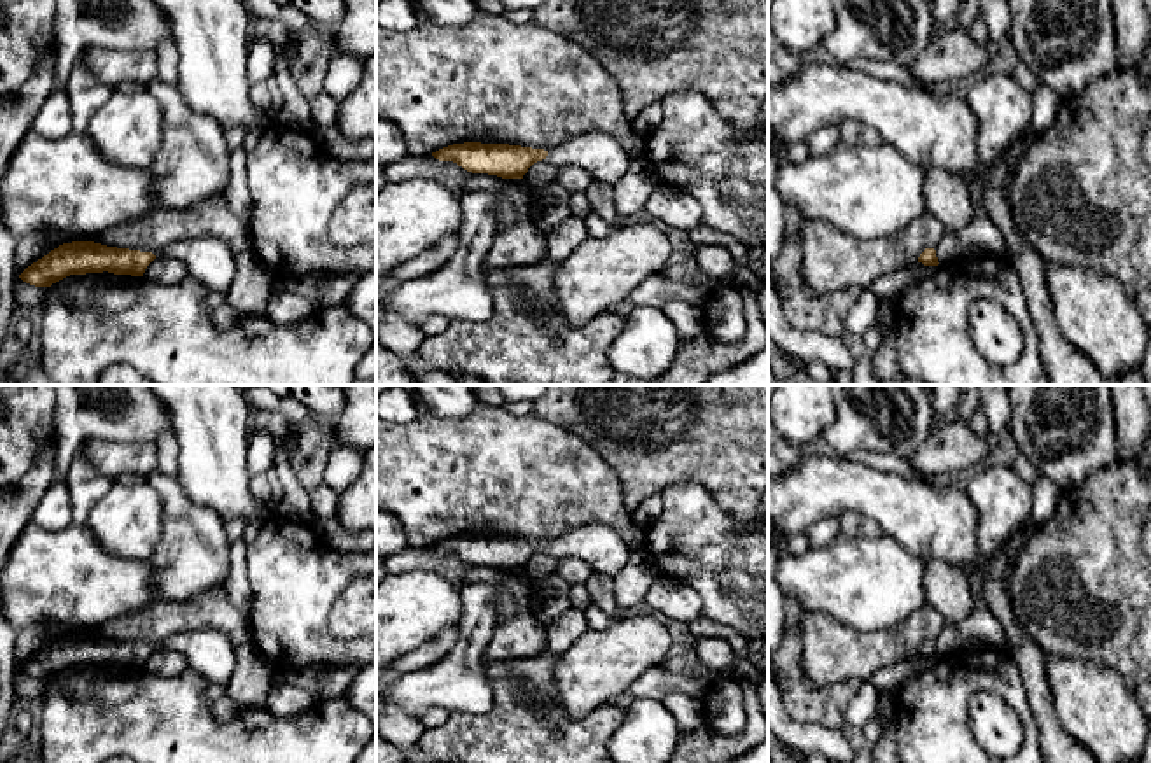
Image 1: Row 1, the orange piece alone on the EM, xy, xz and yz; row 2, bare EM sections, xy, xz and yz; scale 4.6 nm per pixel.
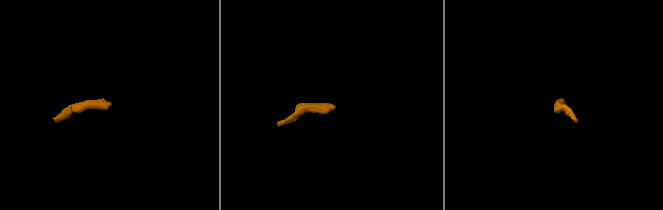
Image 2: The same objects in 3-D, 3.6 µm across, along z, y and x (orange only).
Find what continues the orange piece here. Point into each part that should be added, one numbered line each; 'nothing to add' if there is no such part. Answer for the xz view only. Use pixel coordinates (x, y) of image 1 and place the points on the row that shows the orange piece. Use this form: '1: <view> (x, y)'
1: xz (602, 156)

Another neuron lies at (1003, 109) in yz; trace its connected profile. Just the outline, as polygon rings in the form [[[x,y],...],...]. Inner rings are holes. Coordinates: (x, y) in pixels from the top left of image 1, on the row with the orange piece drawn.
[[[990,68],[966,93],[978,121],[976,150],[983,170],[995,164],[1032,124],[1032,93],[1004,72]]]

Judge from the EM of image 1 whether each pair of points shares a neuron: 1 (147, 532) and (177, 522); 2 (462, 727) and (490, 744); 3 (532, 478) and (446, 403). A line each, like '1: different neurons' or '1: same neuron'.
1: different neurons
2: same neuron
3: different neurons

